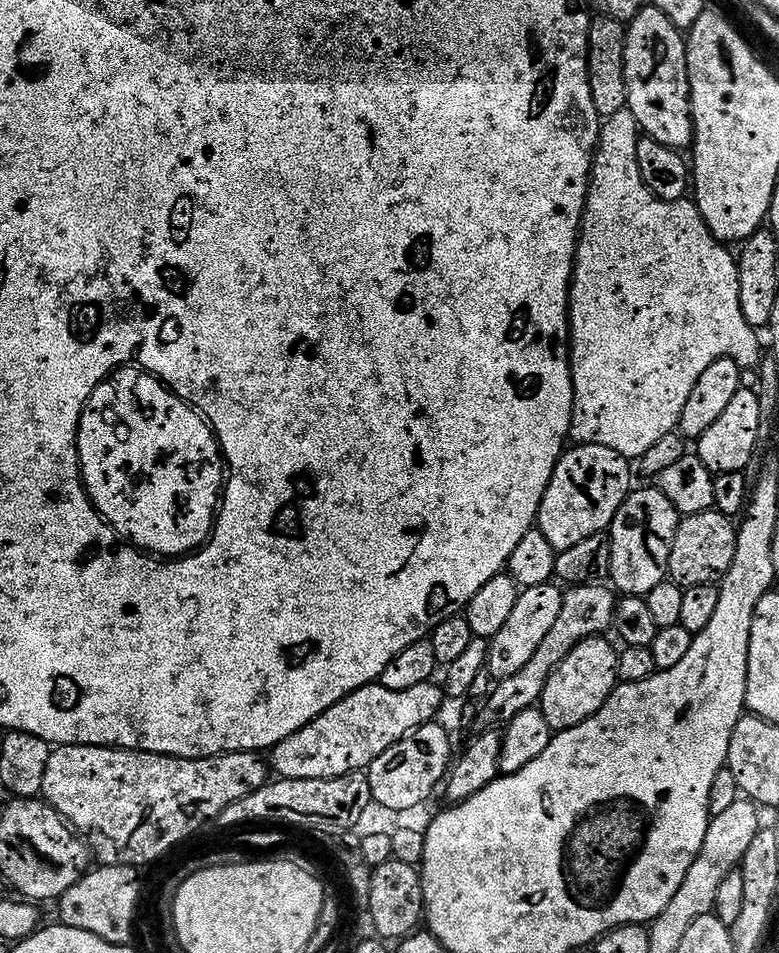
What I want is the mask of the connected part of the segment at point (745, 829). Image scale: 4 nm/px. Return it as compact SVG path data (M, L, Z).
M747 798L739 799L726 805L717 816L715 813L709 819L706 838L700 851L692 860L682 886L666 906L668 916L691 916L694 920L715 909L720 883L735 869L732 868L735 864L737 867L743 861L757 832L762 828L762 824L753 818L755 810L758 810L757 805Z

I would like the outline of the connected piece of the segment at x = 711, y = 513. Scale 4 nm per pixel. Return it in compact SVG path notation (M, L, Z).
M705 510L703 512L694 512L685 515L676 526L672 534L672 541L669 544L668 555L664 560L664 568L673 584L679 585L681 588L701 587L711 583L712 575L715 578L723 577L730 568L730 563L734 560L734 524L729 517L717 510Z

